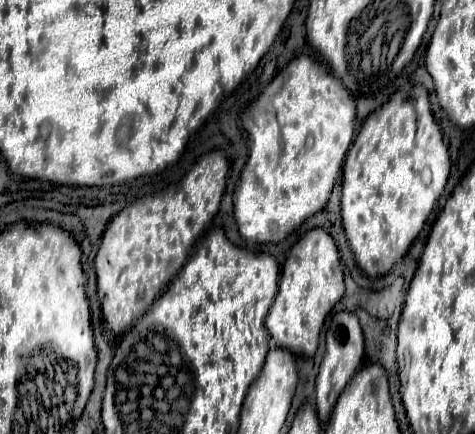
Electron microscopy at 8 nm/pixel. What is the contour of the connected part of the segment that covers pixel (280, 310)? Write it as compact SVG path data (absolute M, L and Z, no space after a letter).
M325 229L307 231L287 255L287 261L281 271L279 293L265 319L271 339L275 339L281 349L287 349L295 355L313 357L319 345L321 327L333 305L343 297L343 293L345 283L335 241Z

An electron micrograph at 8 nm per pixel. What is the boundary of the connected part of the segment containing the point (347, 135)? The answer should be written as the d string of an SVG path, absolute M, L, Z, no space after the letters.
M299 55L263 89L243 121L249 133L249 159L239 173L239 185L233 195L233 215L239 235L257 243L281 243L309 217L319 213L333 191L337 173L349 151L355 133L355 101L349 89L331 75L325 63L309 55Z

